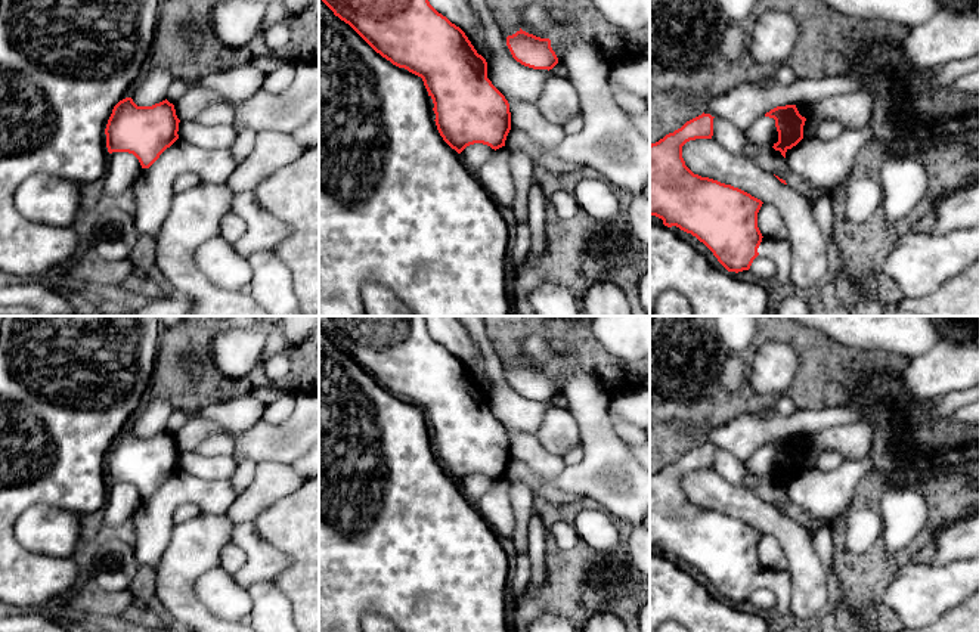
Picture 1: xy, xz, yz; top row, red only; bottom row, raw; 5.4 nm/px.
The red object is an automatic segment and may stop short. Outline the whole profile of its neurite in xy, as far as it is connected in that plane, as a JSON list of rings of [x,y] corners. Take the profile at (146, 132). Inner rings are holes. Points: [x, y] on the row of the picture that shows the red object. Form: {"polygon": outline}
{"polygon": [[[131,97],[120,100],[108,120],[108,152],[133,154],[142,168],[149,168],[179,139],[174,105],[167,99],[152,106],[137,106]]]}

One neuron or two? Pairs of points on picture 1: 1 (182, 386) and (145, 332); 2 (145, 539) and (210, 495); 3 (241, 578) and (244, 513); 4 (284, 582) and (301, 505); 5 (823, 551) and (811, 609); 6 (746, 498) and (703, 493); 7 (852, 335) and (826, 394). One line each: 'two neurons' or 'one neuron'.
1: two neurons
2: one neuron
3: two neurons
4: one neuron
5: two neurons
6: one neuron
7: two neurons

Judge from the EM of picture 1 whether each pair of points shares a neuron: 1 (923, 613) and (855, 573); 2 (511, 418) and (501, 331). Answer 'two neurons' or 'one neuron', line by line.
1: two neurons
2: two neurons

